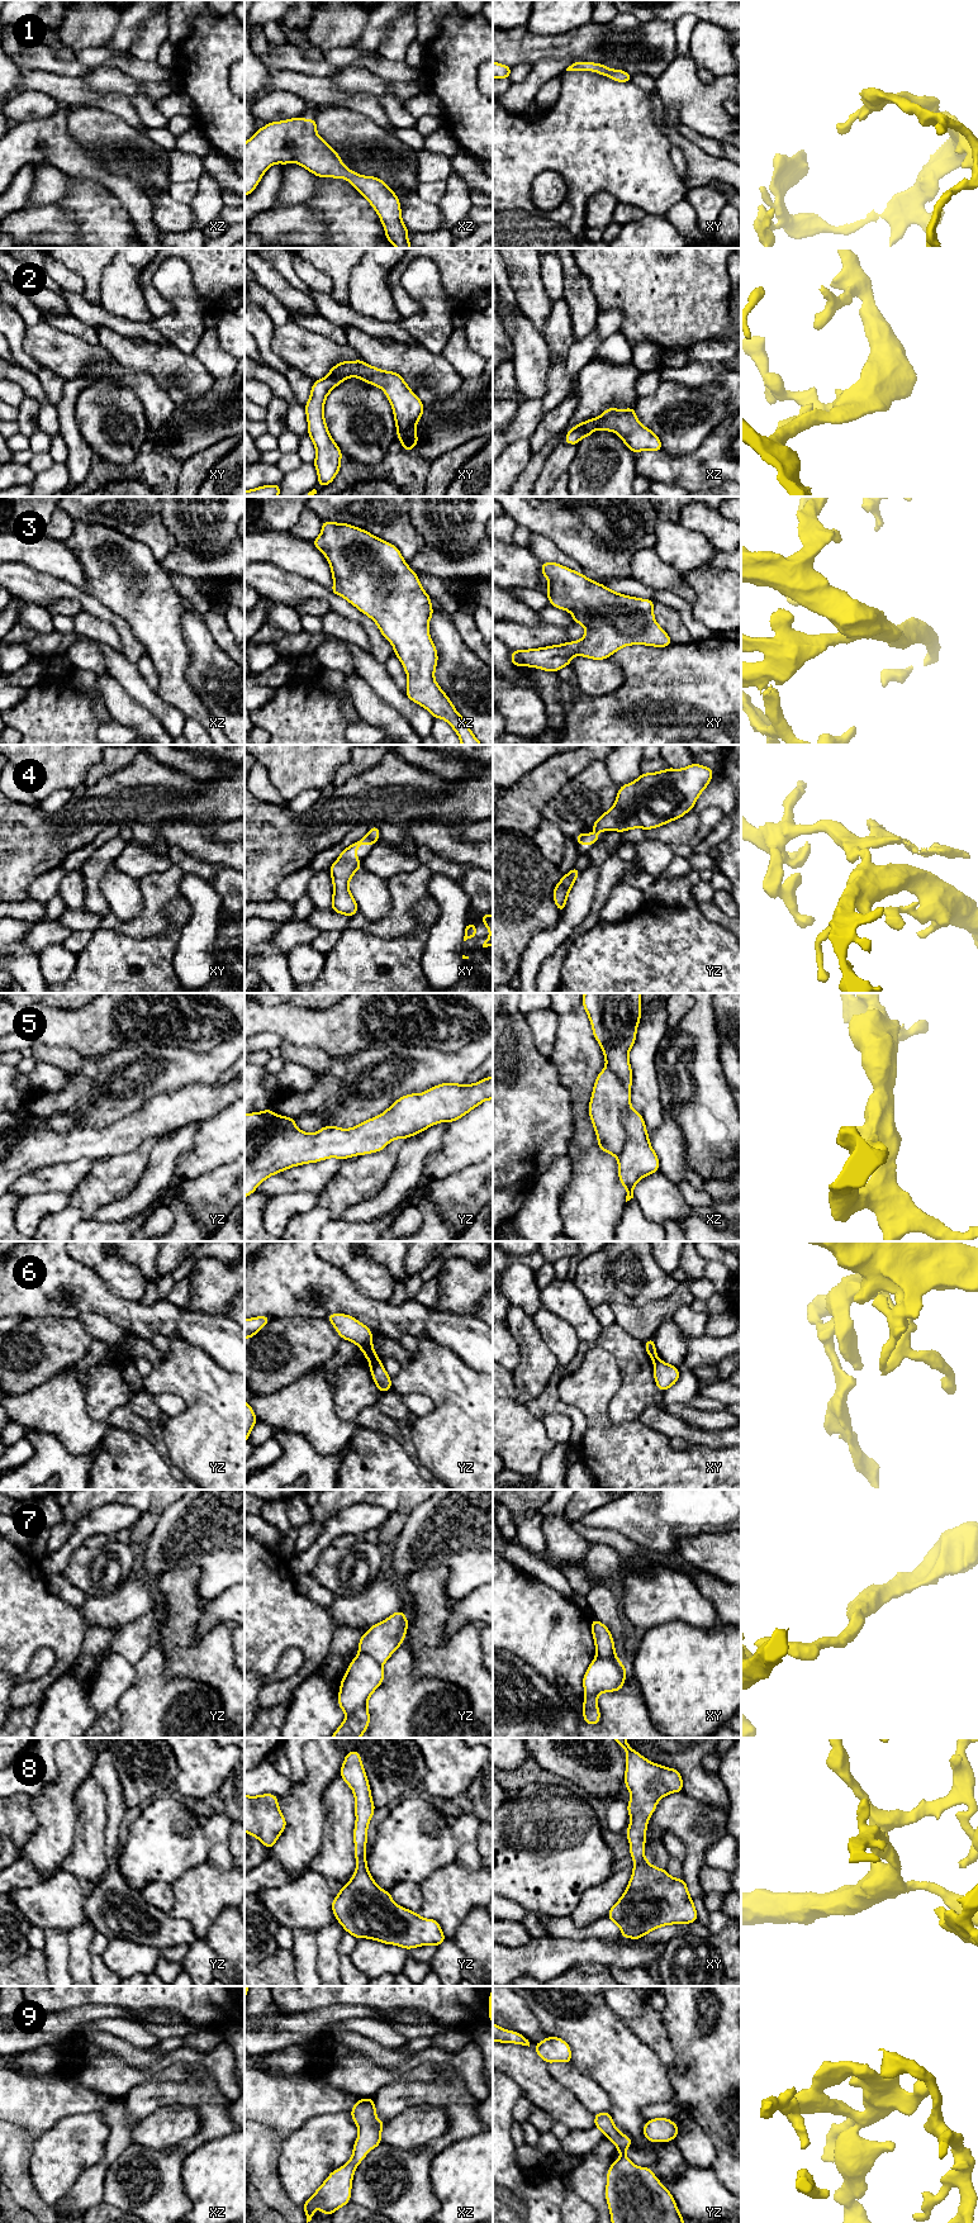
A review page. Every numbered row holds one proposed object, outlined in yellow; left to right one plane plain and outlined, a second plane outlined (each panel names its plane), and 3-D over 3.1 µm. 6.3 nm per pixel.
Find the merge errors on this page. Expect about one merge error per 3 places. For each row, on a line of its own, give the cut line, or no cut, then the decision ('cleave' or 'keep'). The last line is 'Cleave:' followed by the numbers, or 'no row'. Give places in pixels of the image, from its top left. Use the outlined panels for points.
1: no cut | keep
2: no cut | keep
3: no cut | keep
4: xy (366, 836), (375, 841) | cleave
5: no cut | keep
6: yz (369, 1359), (378, 1361) | cleave
7: yz (359, 1652), (370, 1654), (381, 1666) | cleave
8: no cut | keep
9: no cut | keep
Cleave: 4, 6, 7

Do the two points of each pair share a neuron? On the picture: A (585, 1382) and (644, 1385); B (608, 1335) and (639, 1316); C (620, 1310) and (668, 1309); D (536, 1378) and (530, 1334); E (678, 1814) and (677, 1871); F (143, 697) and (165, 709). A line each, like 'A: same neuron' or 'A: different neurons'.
A: different neurons
B: different neurons
C: same neuron
D: same neuron
E: different neurons
F: same neuron

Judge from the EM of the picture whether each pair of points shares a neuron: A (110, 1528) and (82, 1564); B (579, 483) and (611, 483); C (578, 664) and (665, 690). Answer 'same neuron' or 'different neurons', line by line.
A: different neurons
B: same neuron
C: different neurons

